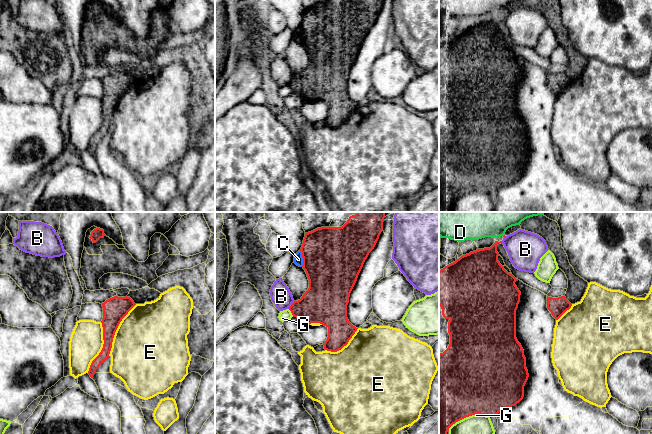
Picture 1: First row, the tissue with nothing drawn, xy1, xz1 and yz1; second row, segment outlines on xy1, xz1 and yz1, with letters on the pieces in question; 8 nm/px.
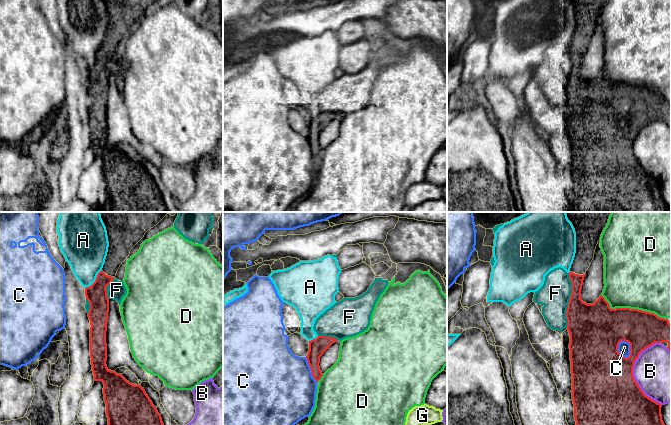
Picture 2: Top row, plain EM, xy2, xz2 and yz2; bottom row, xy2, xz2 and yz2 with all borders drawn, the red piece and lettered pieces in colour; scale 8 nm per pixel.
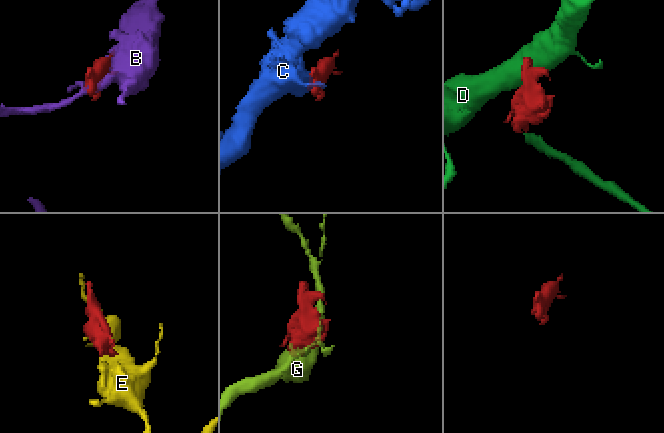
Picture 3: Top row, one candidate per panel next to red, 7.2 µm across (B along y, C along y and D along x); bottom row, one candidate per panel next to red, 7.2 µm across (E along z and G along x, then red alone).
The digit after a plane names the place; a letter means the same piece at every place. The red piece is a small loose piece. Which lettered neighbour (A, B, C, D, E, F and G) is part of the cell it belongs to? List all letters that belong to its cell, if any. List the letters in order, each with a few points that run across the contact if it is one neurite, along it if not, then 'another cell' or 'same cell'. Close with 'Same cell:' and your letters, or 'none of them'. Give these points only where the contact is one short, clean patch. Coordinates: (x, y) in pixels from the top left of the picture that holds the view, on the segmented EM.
A: another cell
B: another cell
C: another cell
D: another cell
E: another cell
F: another cell
G: another cell
Same cell: none of them

